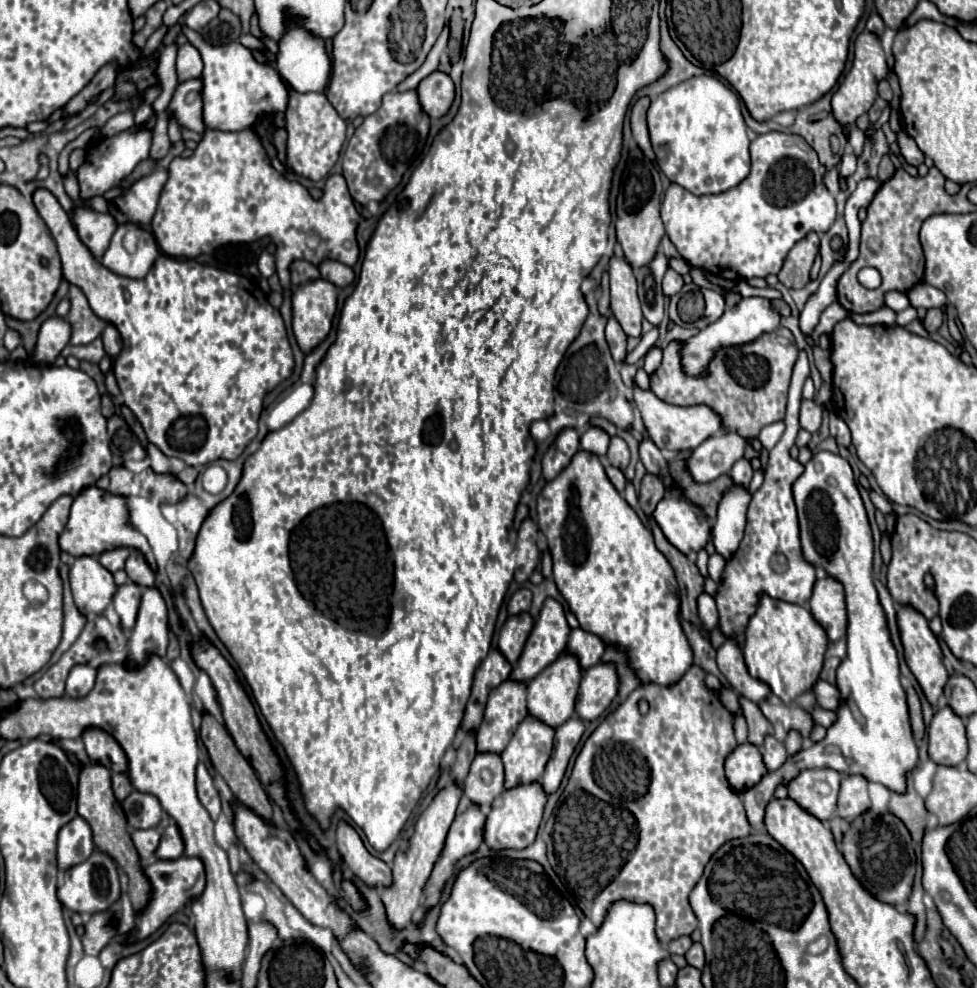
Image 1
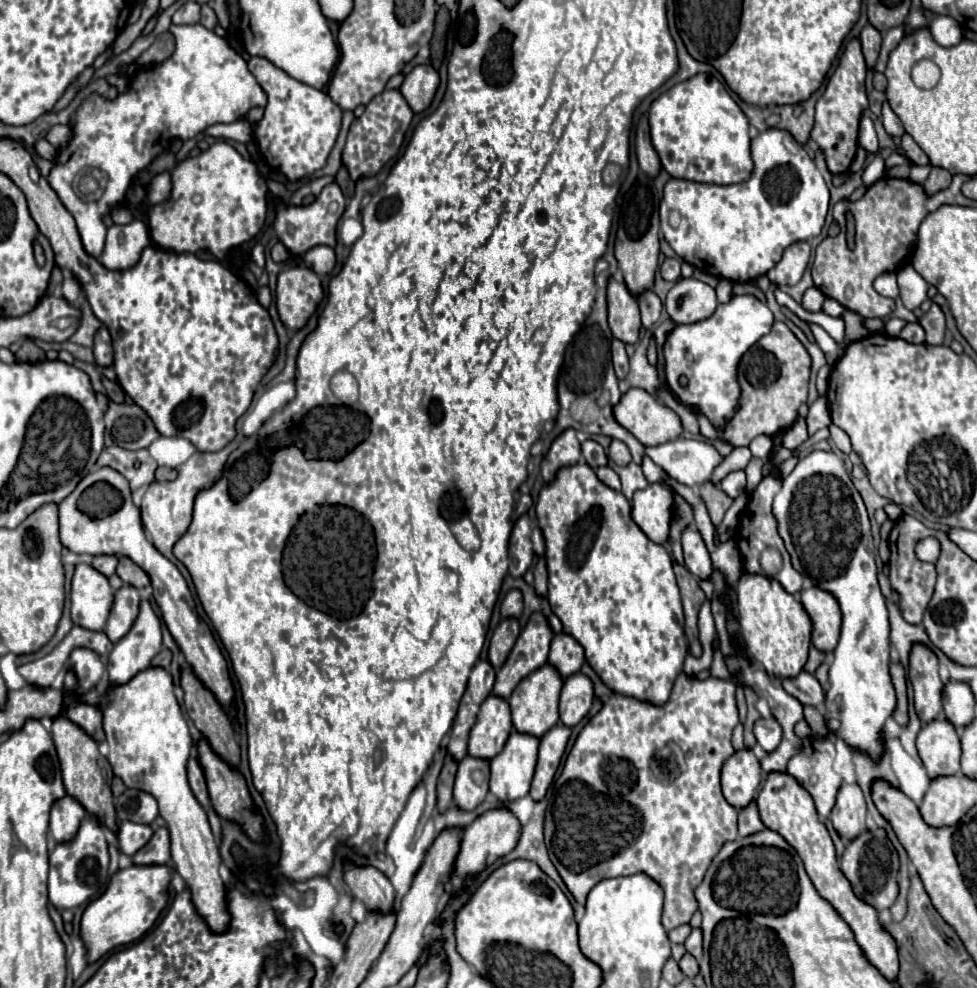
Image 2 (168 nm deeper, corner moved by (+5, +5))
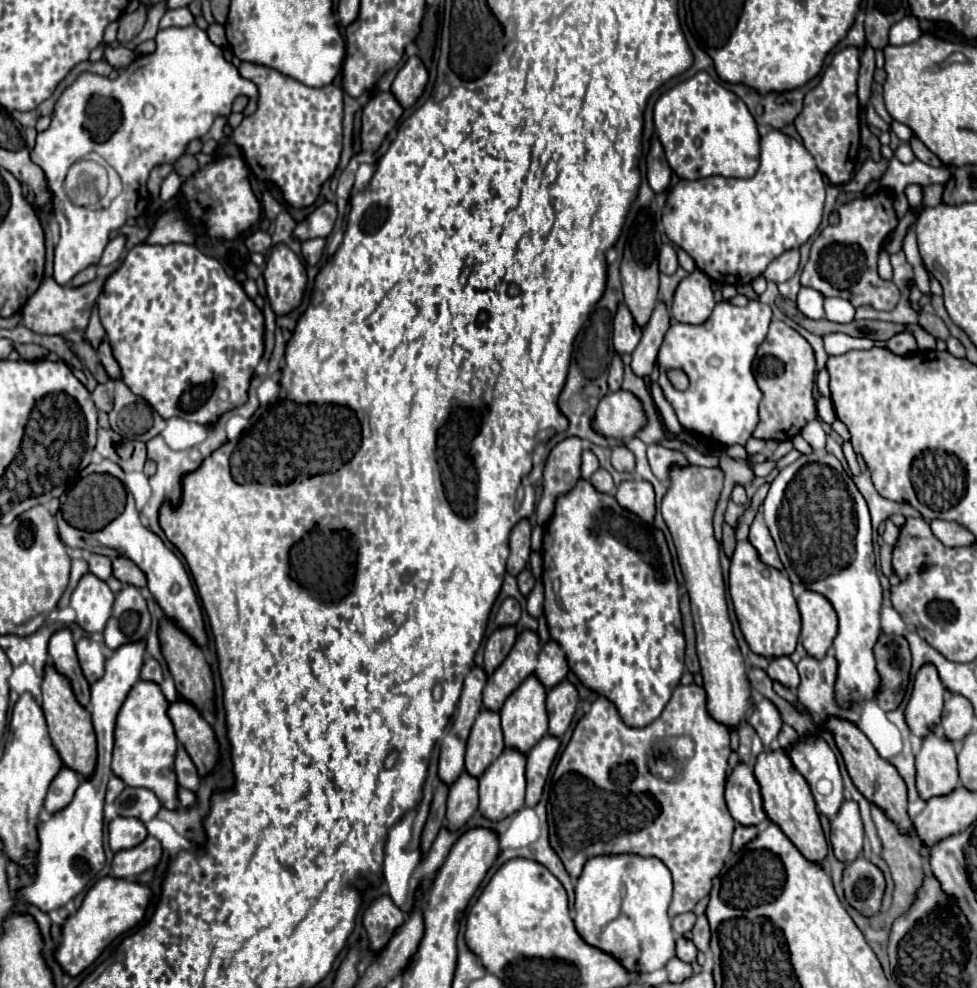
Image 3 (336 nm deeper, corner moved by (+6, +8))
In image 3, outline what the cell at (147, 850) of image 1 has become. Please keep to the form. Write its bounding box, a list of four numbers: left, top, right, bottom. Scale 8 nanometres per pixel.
[108,817,148,853]

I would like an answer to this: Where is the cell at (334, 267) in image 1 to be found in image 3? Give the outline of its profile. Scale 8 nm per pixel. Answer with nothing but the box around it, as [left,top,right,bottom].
[302,237,326,267]

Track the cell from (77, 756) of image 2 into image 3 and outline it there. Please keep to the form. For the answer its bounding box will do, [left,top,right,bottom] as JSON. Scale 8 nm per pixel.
[42,665,98,779]

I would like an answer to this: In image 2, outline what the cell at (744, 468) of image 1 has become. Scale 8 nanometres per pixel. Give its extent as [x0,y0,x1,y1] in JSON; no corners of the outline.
[721,470,745,498]

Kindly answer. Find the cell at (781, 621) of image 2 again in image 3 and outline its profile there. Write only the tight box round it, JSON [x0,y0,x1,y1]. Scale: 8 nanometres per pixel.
[730,541,800,659]

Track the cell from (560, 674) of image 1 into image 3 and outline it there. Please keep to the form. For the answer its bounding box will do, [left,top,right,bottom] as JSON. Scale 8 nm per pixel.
[500,675,548,753]

